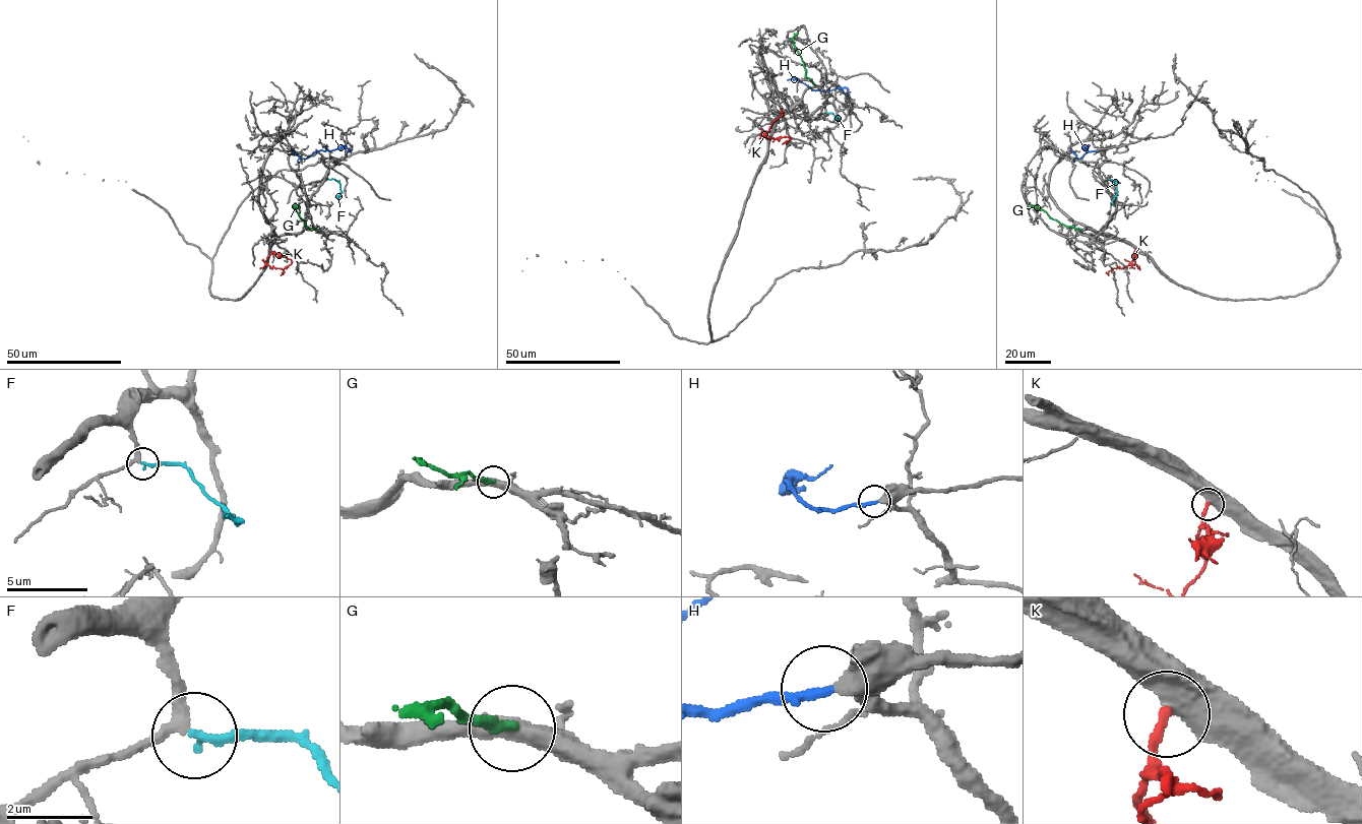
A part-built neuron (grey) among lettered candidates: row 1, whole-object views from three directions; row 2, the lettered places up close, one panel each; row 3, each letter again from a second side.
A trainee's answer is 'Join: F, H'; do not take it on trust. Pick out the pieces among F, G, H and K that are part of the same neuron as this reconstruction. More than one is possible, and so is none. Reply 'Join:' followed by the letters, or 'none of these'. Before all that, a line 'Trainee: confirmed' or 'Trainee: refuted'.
Trainee: refuted
Join: F, H, K

